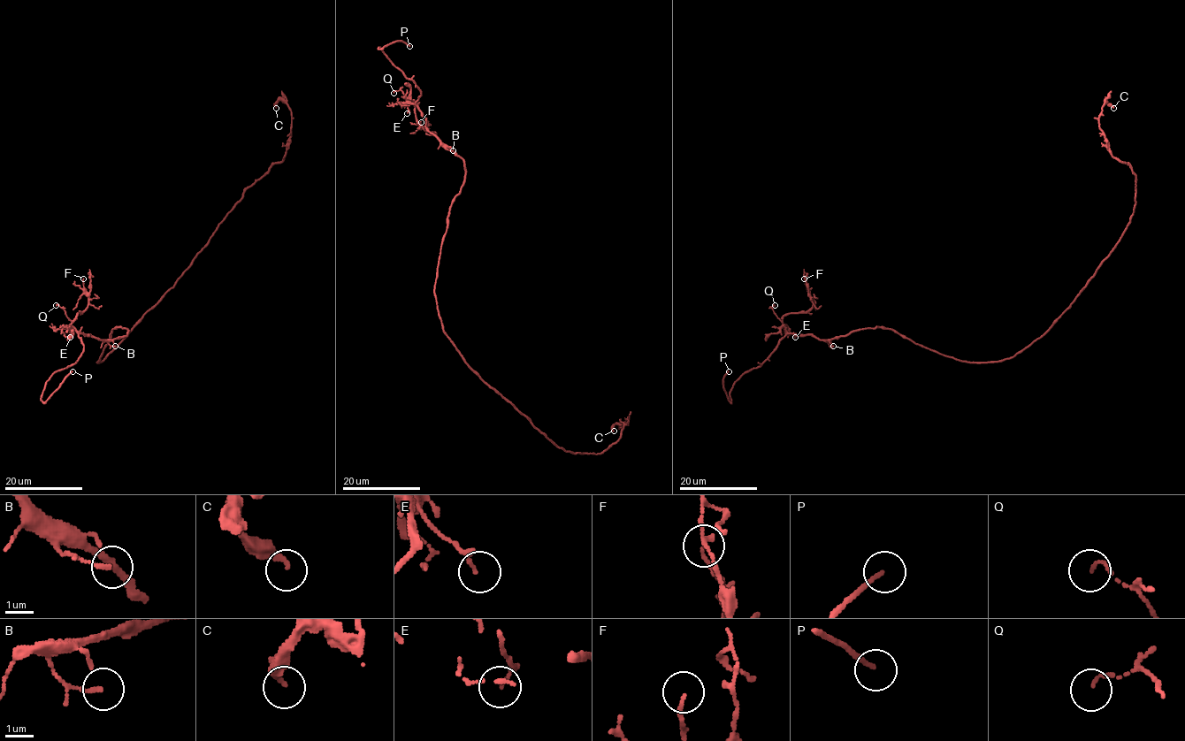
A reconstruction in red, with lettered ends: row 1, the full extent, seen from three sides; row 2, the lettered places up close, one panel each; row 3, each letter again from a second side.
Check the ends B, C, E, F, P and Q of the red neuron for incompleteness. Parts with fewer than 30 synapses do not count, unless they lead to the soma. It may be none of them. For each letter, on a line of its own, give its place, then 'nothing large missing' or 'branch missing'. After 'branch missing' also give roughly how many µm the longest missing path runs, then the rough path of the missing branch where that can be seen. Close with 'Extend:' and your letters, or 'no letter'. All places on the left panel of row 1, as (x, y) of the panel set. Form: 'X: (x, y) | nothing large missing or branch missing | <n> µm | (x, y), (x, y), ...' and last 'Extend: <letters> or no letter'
B: (115, 346) | nothing large missing
C: (276, 108) | nothing large missing
E: (70, 337) | nothing large missing
F: (83, 278) | nothing large missing
P: (72, 371) | branch missing | 15 µm | (72, 371), (103, 346), (107, 350), (110, 347)
Q: (56, 305) | nothing large missing
Extend: P

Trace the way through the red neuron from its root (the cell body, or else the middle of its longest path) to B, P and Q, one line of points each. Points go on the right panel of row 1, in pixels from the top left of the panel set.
B: (998, 361), (967, 362), (955, 360), (883, 327), (852, 331), (832, 338), (830, 341), (833, 346)
P: (998, 361), (963, 362), (866, 327), (831, 339), (786, 333), (734, 383), (731, 402), (729, 371)
Q: (998, 361), (955, 360), (883, 327), (852, 331), (831, 339), (789, 333), (772, 309), (775, 305)

